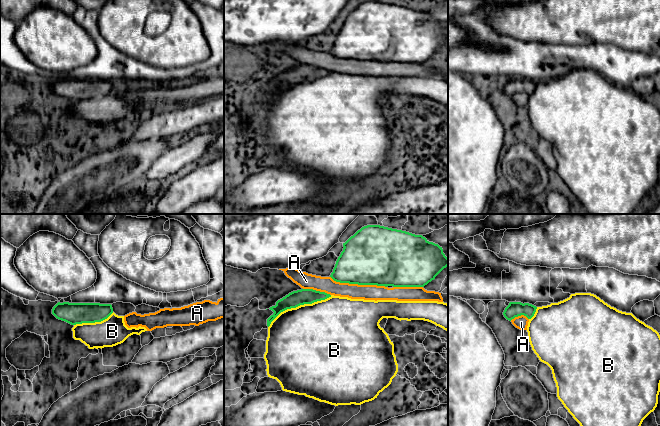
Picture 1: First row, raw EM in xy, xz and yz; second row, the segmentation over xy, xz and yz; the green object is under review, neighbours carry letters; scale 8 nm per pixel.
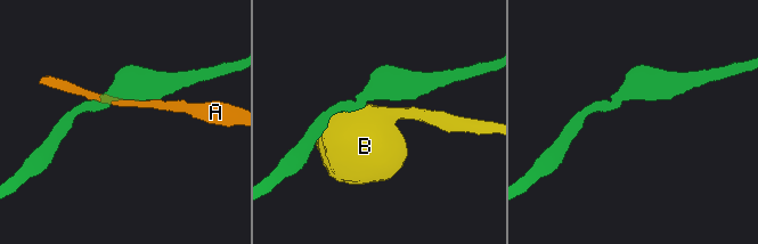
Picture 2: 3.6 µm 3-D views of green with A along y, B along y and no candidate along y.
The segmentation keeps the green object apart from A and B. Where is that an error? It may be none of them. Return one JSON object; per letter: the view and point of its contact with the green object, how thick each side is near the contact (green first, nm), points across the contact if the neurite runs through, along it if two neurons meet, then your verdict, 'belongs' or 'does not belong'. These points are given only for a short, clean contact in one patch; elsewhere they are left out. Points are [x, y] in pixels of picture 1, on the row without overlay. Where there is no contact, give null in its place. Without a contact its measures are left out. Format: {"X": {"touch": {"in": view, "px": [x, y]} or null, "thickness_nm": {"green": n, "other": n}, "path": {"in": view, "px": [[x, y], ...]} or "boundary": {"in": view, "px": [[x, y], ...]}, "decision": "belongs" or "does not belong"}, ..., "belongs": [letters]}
{"A": {"touch": {"in": "xz", "px": [358, 60]}, "thickness_nm": {"green": 460, "other": 130}, "decision": "does not belong"}, "B": {"touch": {"in": "xz", "px": [298, 81]}, "thickness_nm": {"green": 130, "other": 480}, "decision": "does not belong"}, "belongs": []}

